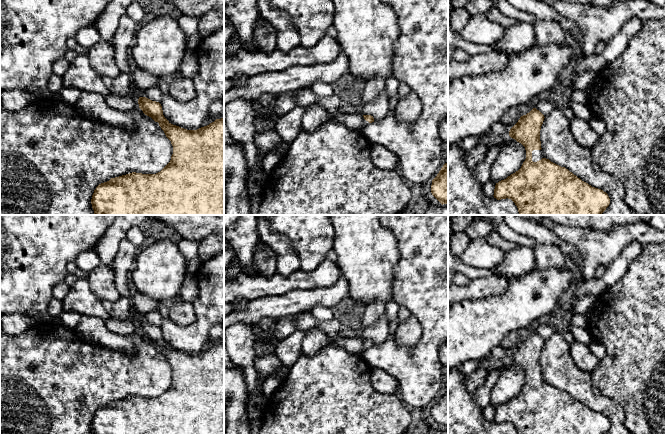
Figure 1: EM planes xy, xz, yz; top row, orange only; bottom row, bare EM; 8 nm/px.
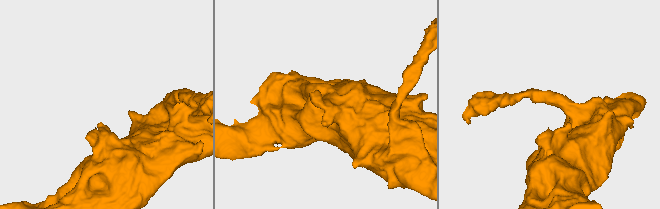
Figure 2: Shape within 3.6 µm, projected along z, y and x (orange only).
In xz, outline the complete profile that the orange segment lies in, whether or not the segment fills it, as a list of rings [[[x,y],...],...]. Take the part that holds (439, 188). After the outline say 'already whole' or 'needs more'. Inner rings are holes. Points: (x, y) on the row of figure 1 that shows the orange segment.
[[[448,162],[432,180],[431,193],[442,205],[448,204]]] | already whole

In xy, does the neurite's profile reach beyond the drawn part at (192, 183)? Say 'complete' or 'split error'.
complete

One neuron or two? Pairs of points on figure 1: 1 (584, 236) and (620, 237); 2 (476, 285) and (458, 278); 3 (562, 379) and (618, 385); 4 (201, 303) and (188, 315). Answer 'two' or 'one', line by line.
1: one
2: two
3: two
4: two

